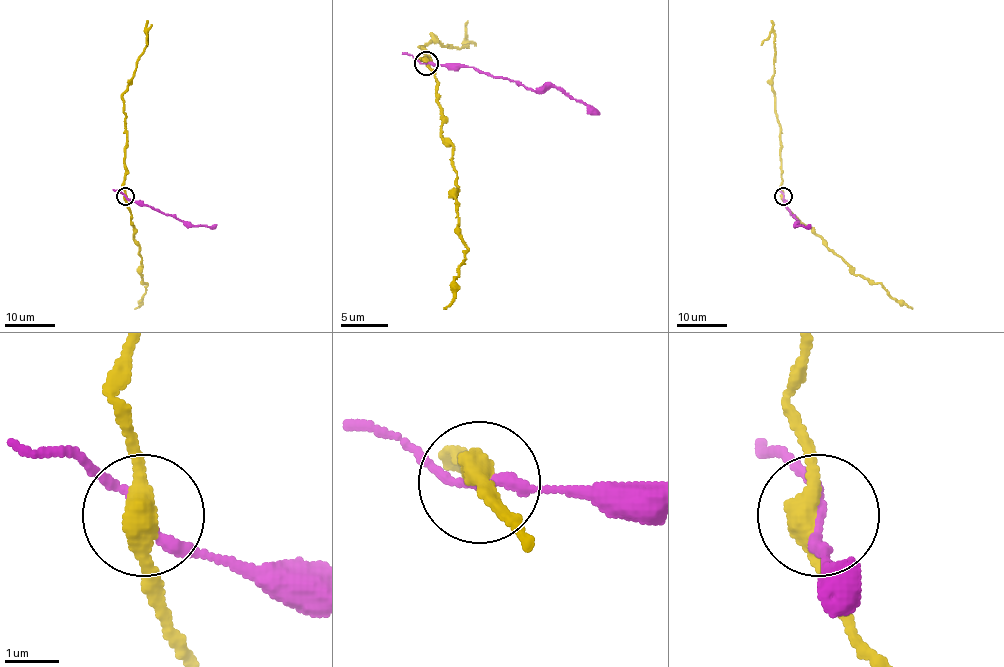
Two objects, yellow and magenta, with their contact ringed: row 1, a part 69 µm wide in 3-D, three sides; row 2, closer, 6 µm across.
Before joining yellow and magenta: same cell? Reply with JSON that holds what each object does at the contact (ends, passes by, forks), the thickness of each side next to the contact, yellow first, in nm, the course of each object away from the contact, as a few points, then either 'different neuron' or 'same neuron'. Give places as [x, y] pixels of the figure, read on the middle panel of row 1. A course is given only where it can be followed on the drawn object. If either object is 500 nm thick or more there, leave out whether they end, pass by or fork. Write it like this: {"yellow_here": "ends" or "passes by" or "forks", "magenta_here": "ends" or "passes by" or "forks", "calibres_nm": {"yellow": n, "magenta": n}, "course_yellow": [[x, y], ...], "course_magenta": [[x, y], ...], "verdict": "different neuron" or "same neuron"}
{"yellow_here": "passes by", "magenta_here": "passes by", "calibres_nm": {"yellow": 360, "magenta": 180}, "course_yellow": [[426, 64], [422, 59], [429, 57], [419, 47], [429, 42], [467, 47], [467, 21]], "course_magenta": [[426, 64], [474, 66], [524, 87], [557, 90], [599, 114]], "verdict": "different neuron"}

